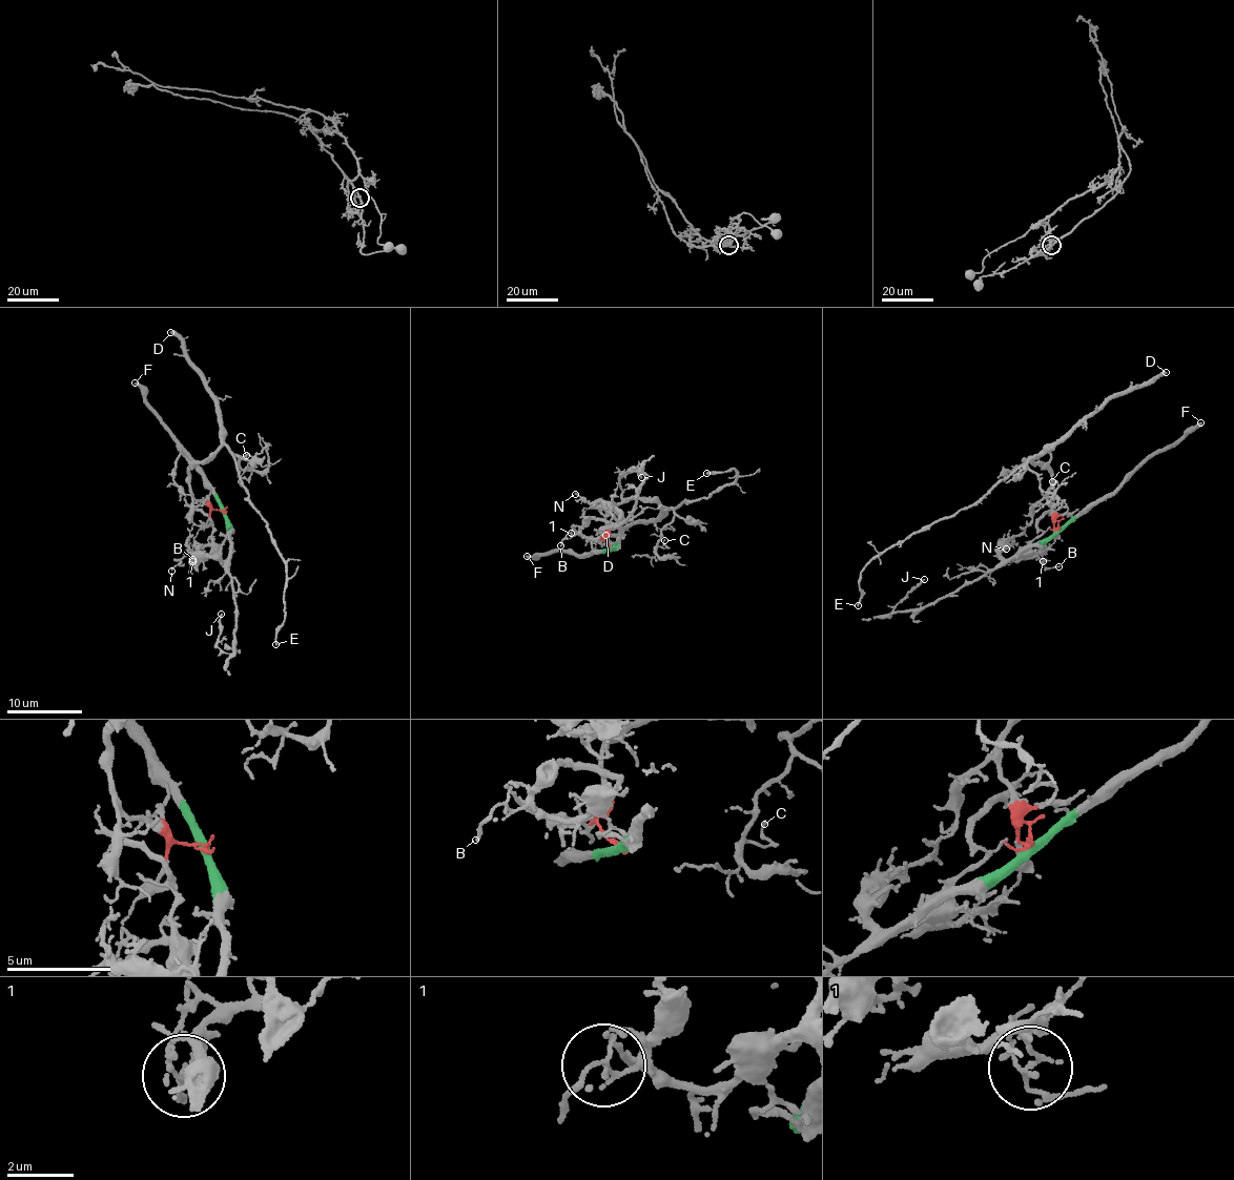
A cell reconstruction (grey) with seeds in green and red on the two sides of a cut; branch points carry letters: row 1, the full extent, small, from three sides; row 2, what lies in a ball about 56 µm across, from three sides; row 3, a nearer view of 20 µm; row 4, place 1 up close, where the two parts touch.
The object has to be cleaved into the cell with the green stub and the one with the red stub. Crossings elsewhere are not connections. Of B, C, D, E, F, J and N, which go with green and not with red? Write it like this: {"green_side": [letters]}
{"green_side": ["B", "F", "J", "N"]}

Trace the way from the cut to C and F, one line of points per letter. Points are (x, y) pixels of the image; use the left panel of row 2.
C: (223, 511), (193, 497), (189, 470), (222, 447), (240, 455), (243, 469), (253, 459), (246, 453), (246, 456)
F: (223, 511), (209, 489), (203, 488), (201, 474), (191, 460), (179, 451), (166, 427), (145, 405), (135, 383)

